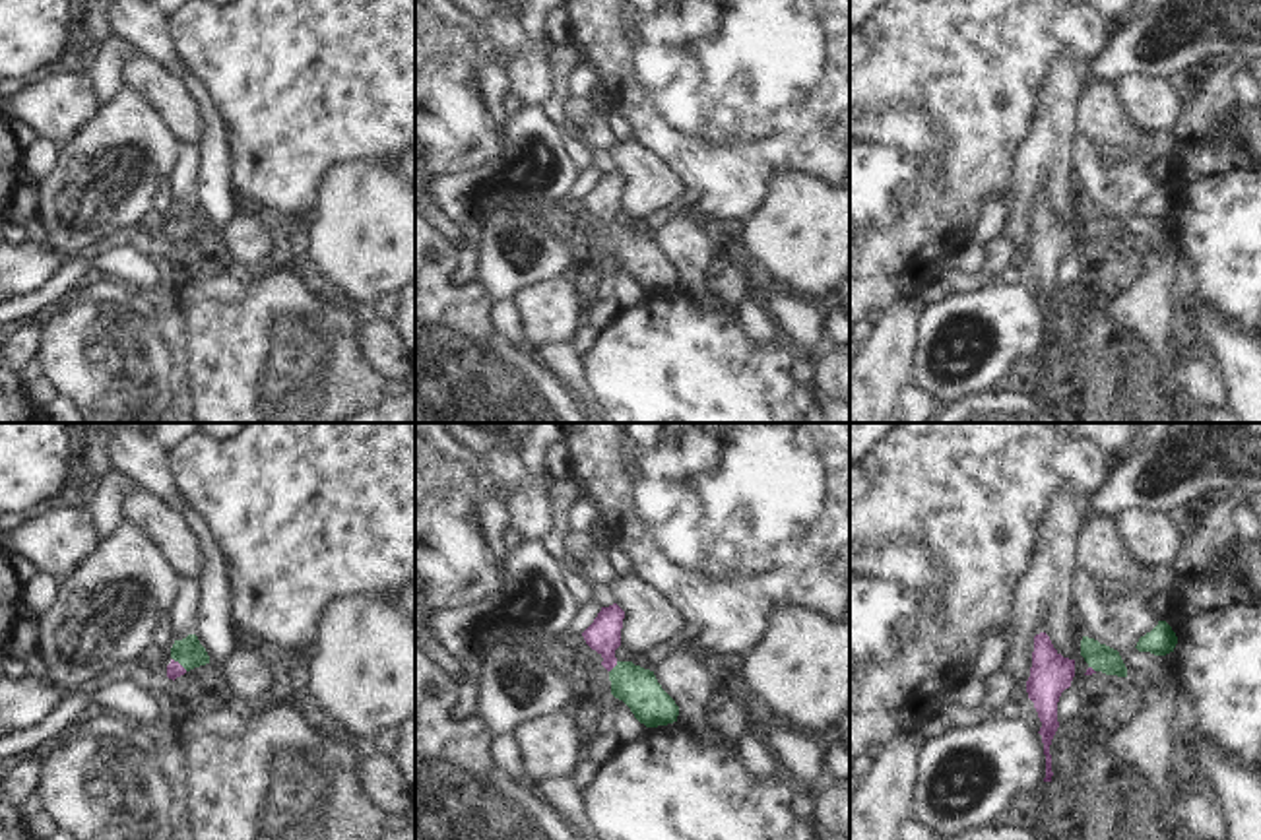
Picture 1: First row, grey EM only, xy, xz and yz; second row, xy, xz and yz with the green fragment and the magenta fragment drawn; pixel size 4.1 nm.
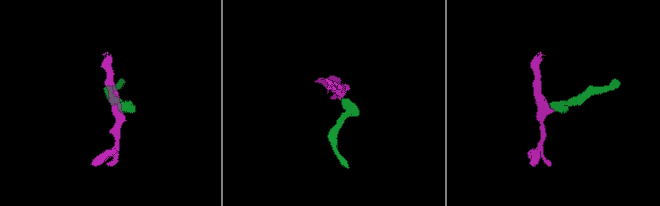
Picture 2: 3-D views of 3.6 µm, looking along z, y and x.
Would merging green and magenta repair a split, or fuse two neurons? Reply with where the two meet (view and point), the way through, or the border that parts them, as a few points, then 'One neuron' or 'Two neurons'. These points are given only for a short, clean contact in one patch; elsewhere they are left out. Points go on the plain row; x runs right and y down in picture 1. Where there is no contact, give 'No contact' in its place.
Touches green at xy (181, 229). Path across: xy (189, 218), (181, 229), (175, 235). One neuron

